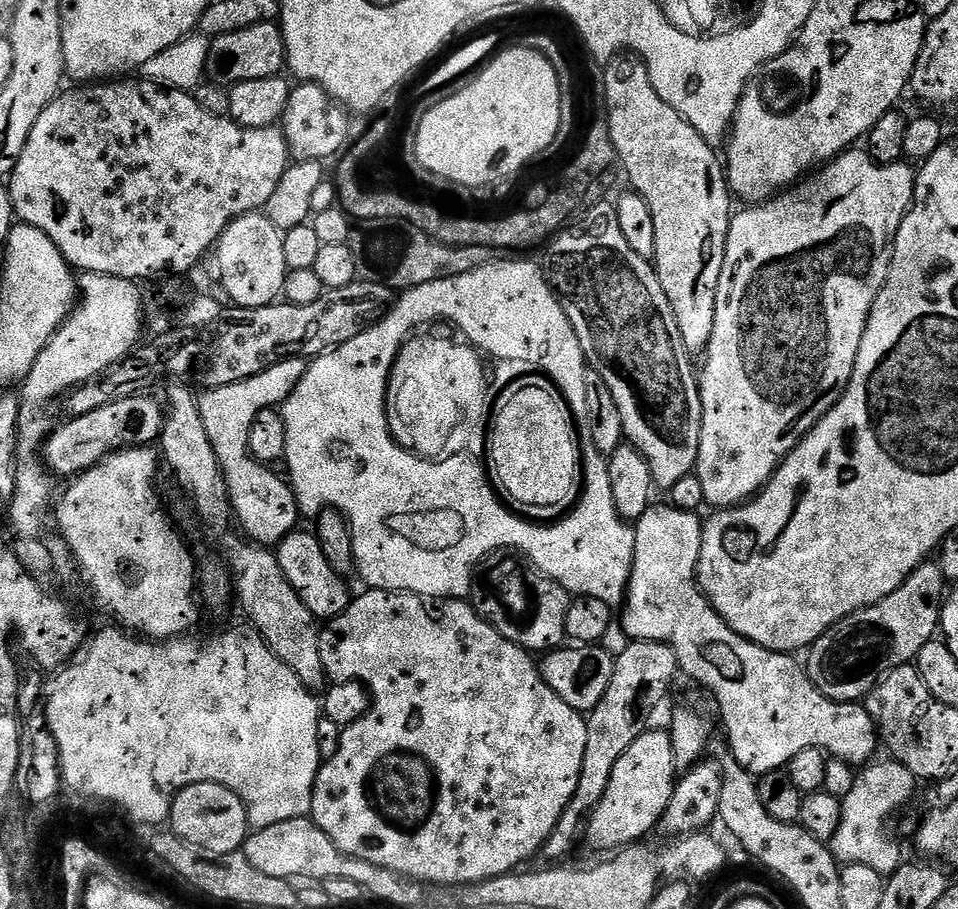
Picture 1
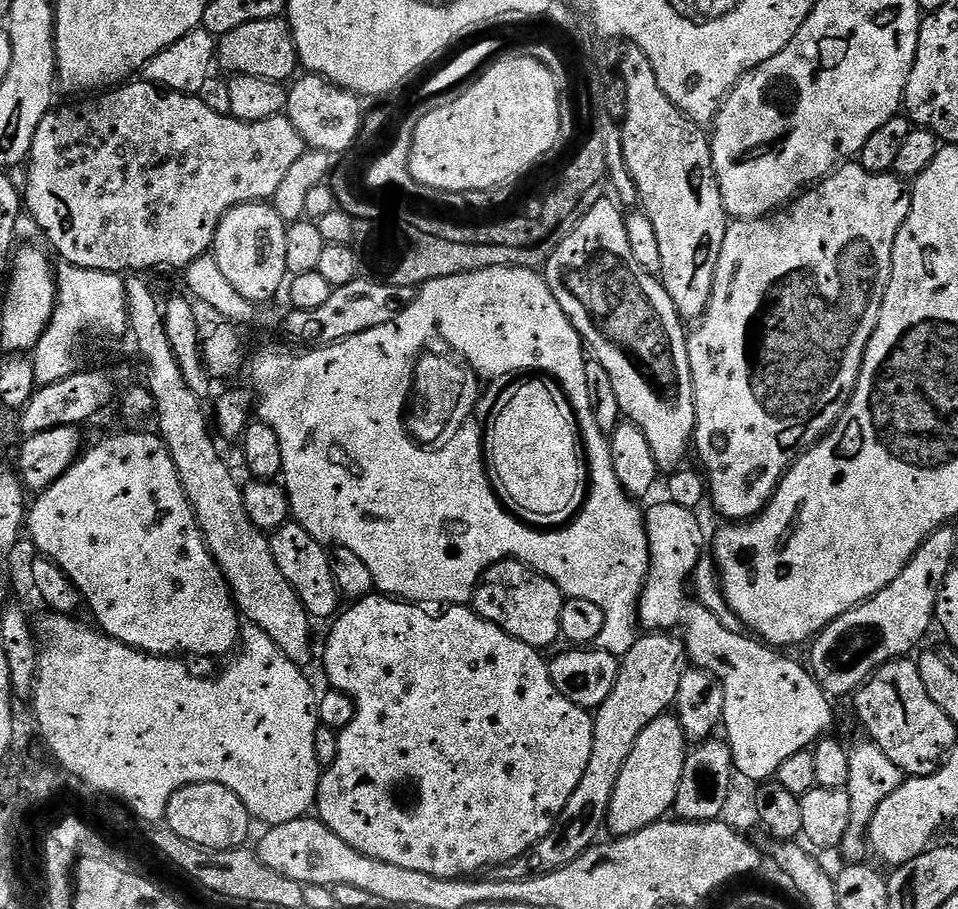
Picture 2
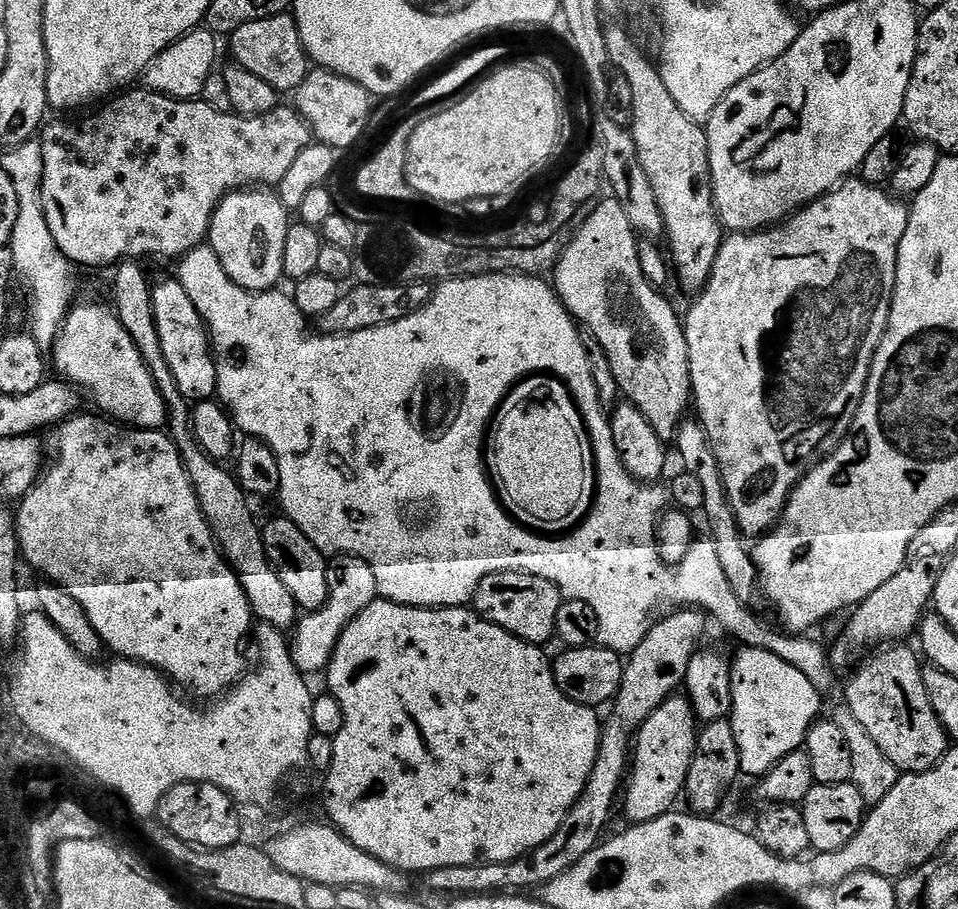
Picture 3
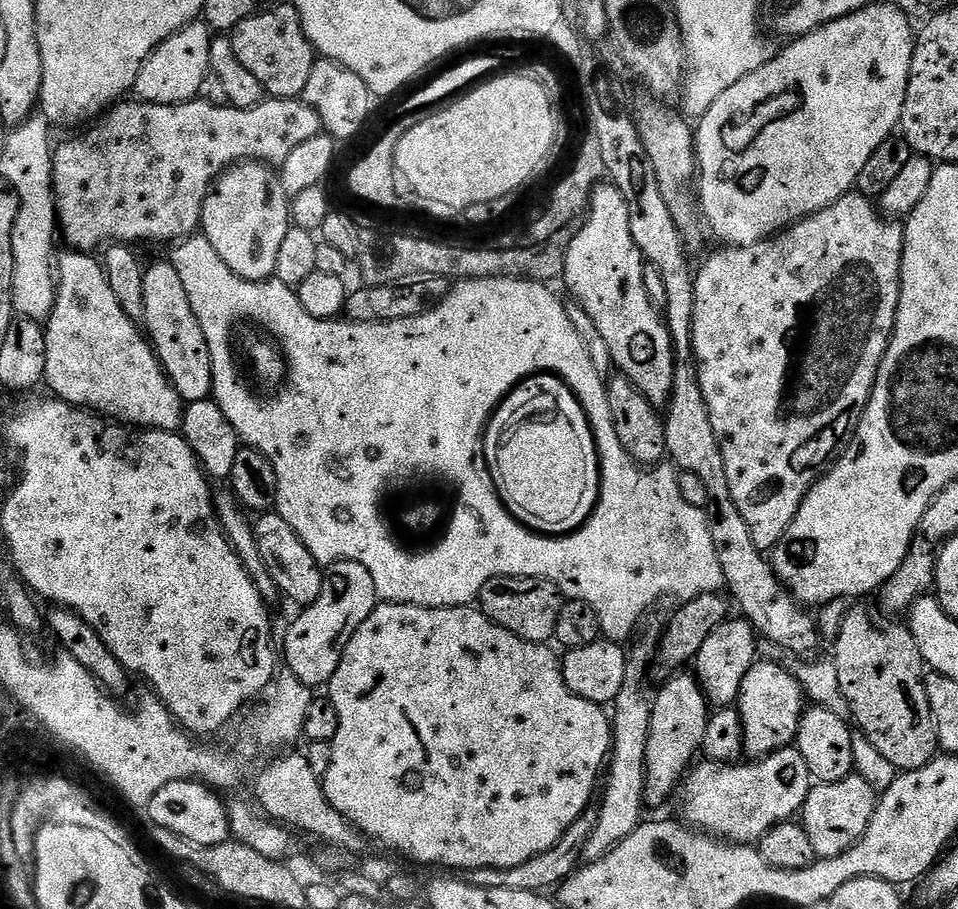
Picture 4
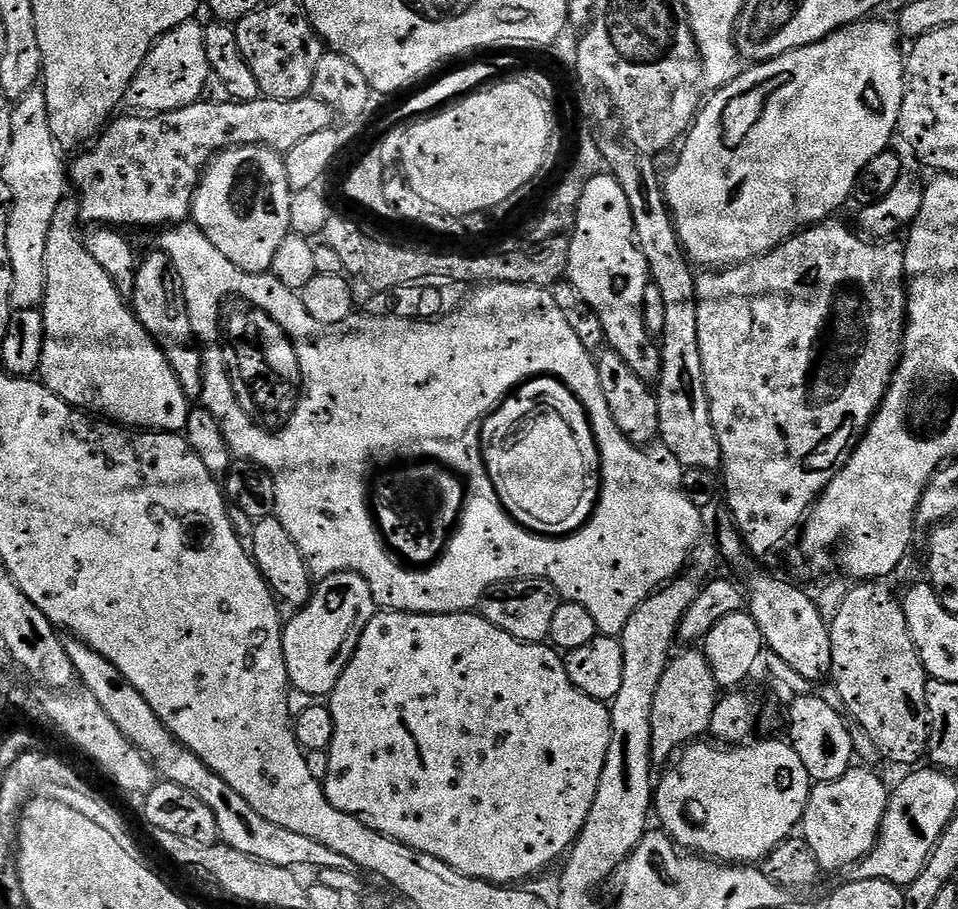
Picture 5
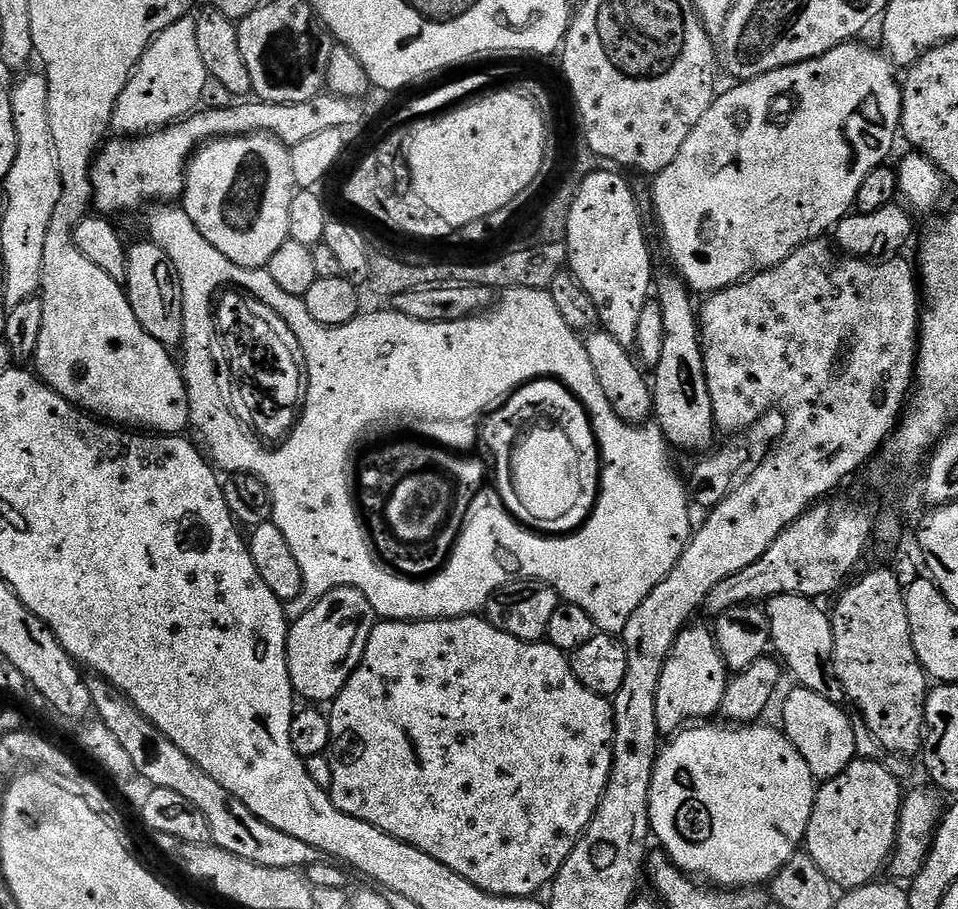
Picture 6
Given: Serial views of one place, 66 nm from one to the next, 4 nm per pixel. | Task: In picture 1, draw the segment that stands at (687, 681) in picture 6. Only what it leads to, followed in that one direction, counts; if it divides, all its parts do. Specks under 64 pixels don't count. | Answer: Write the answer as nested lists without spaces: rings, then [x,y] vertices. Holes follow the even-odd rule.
[[[645,730],[614,765],[614,774],[610,774],[610,786],[606,786],[602,802],[598,802],[588,818],[586,840],[596,848],[612,848],[608,850],[619,850],[643,841],[647,837],[644,835],[659,825],[666,806],[670,806],[677,779],[678,769],[667,731]]]

